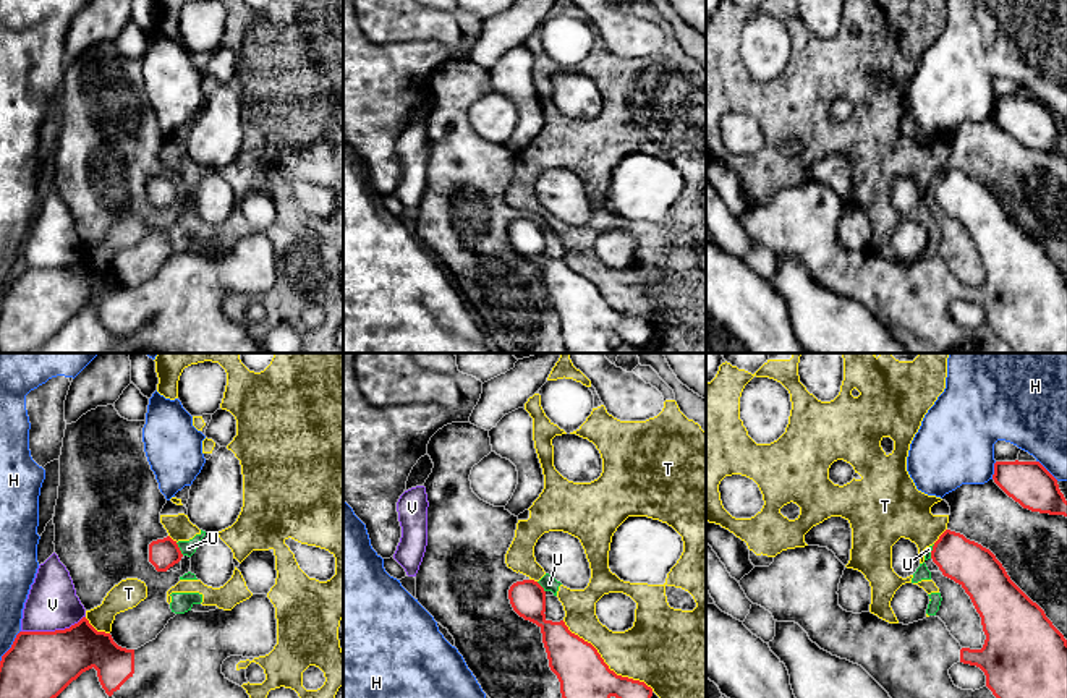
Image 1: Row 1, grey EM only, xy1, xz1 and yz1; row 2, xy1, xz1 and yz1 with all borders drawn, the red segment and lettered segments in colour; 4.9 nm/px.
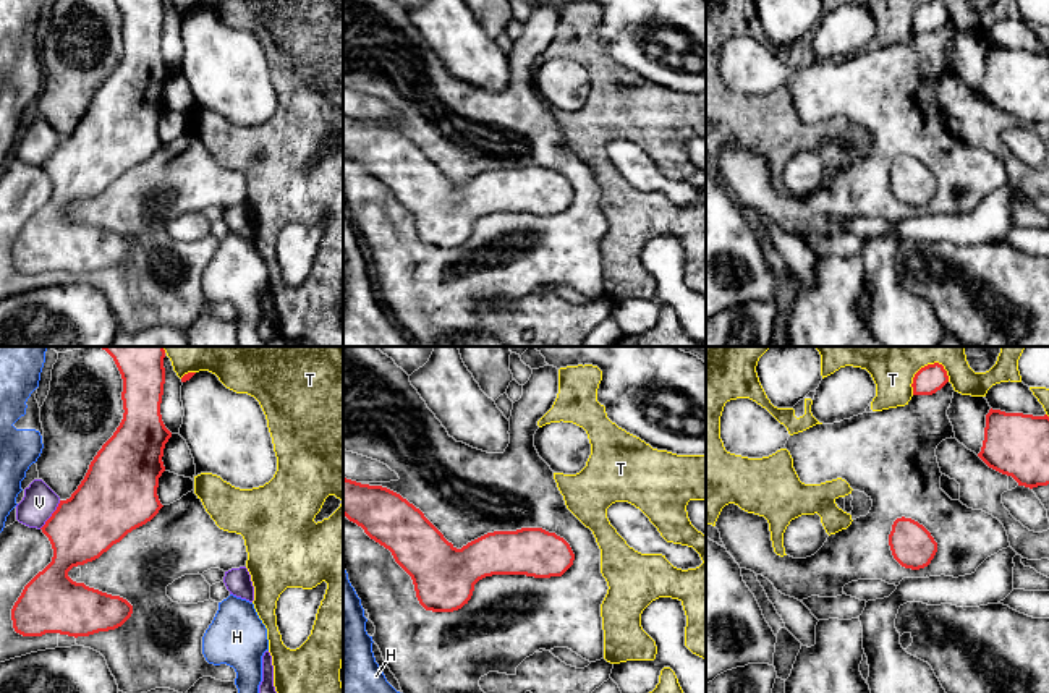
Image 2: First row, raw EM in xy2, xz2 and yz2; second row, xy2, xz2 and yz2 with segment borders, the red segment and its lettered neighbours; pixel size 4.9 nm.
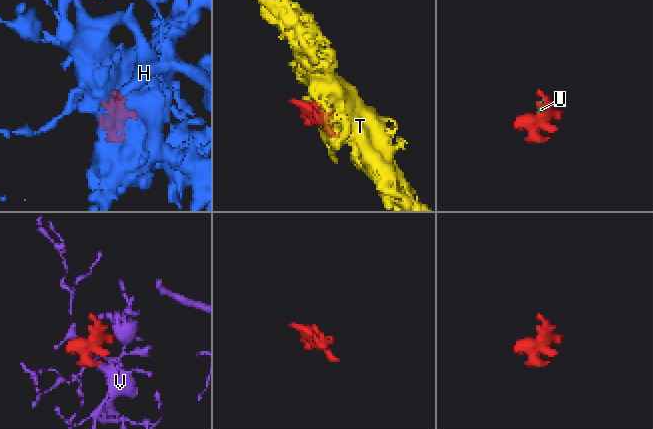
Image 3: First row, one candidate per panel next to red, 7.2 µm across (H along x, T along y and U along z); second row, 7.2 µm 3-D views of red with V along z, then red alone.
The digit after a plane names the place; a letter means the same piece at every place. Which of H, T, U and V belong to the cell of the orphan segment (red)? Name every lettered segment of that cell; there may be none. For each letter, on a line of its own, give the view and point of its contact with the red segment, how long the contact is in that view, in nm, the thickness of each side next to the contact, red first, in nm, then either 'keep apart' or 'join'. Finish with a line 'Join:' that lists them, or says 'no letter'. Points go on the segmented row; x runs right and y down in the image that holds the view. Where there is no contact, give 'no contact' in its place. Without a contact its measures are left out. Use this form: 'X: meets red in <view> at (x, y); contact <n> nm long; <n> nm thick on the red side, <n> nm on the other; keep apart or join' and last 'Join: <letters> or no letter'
H: meets red in xy1 at (12, 646); contact 190 nm long; 340 nm thick on the red side, 130 nm on the other; keep apart
T: meets red in xz1 at (604, 663); contact 550 nm long; 240 nm thick on the red side, 320 nm on the other; keep apart
U: meets red in xy1 at (178, 549); contact 80 nm long; 140 nm thick on the red side, 80 nm on the other; keep apart
V: meets red in xy1 at (52, 632); contact 340 nm long; 340 nm thick on the red side, 260 nm on the other; keep apart
Join: no letter

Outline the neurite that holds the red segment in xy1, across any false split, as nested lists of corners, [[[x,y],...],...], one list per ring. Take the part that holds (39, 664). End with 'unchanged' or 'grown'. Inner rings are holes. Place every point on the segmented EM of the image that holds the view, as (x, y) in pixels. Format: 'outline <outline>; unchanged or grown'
outline [[[253,594],[232,611],[176,614],[155,640],[138,649],[118,646],[110,633],[97,632],[83,617],[65,630],[19,632],[0,661],[0,698],[57,698],[92,667],[113,698],[249,698],[222,674],[222,664],[230,656],[266,656],[275,645],[275,607],[267,594]]]; grown

